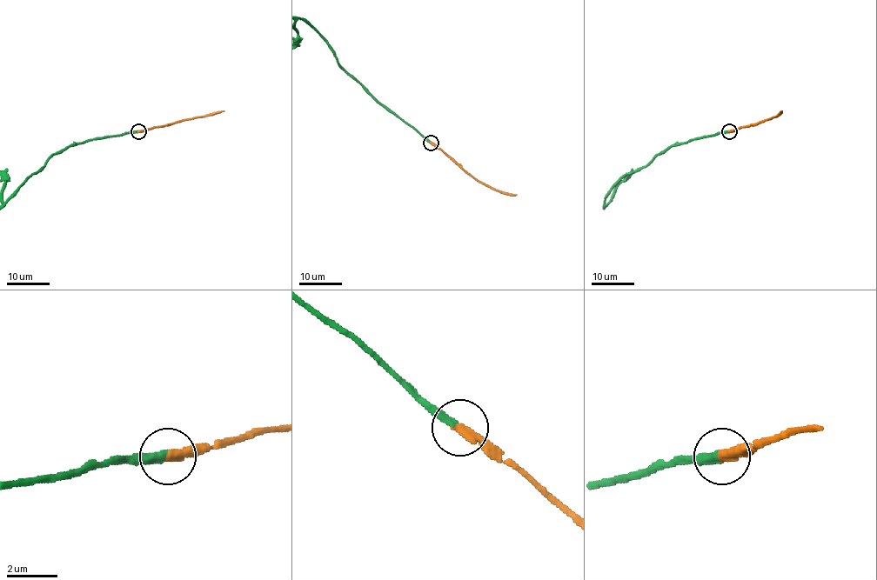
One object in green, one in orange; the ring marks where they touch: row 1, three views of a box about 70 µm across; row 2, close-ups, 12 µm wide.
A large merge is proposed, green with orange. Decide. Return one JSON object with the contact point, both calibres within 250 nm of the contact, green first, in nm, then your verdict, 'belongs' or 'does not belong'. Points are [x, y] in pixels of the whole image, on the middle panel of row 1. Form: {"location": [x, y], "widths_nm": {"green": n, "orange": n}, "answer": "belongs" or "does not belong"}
{"location": [431, 143], "widths_nm": {"green": 320, "orange": 400}, "answer": "belongs"}

